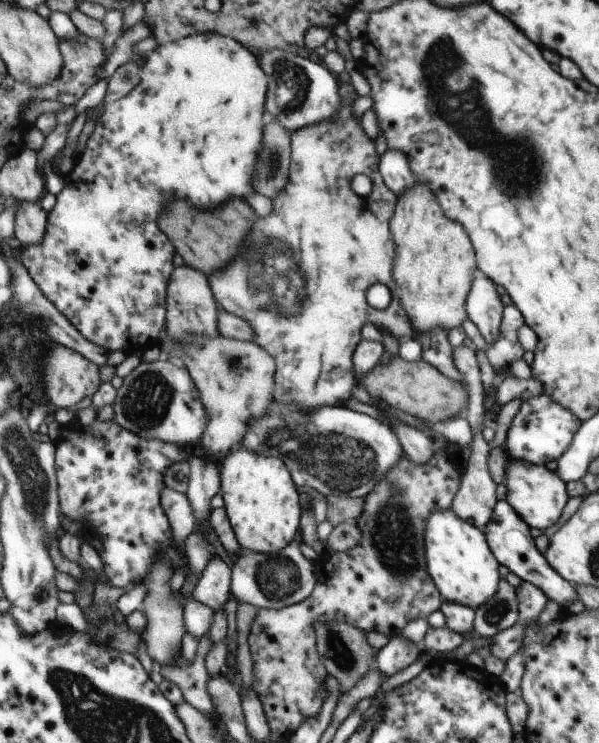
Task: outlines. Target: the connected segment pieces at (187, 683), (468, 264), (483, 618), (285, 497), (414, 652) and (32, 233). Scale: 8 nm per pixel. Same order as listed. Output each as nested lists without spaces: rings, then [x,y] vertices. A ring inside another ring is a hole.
[[[206,632],[198,641],[199,642],[197,643],[195,657],[192,663],[190,663],[189,665],[179,665],[179,664],[170,665],[167,667],[161,667],[158,670],[164,679],[168,679],[170,682],[173,682],[181,690],[181,693],[183,694],[183,697],[185,698],[186,705],[194,706],[196,710],[199,710],[202,713],[215,713],[215,712],[203,712],[205,710],[213,709],[213,706],[214,706],[212,697],[210,696],[208,692],[207,680],[209,679],[209,675],[205,668],[206,655],[208,651],[210,651],[212,646],[212,643],[209,641],[209,638],[208,638],[208,632]]]
[[[415,184],[400,198],[401,208],[397,208],[397,216],[393,216],[388,230],[393,232],[392,280],[401,309],[417,333],[461,327],[467,317],[464,303],[475,272],[471,238],[457,222],[444,216],[436,198],[424,185]]]
[[[503,578],[497,584],[496,595],[474,609],[472,631],[481,638],[492,639],[495,634],[510,628],[517,619],[515,588]]]
[[[236,446],[220,462],[221,492],[230,525],[242,548],[257,553],[282,551],[295,538],[299,500],[289,472],[279,457]]]
[[[395,635],[374,654],[374,664],[381,675],[390,677],[409,666],[420,653],[421,646]]]
[[[21,201],[15,218],[15,236],[23,246],[39,245],[45,239],[48,213],[39,202]]]

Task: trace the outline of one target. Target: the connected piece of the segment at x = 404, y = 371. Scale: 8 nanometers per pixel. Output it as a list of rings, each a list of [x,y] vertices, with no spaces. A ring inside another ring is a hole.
[[[398,356],[390,357],[385,364],[378,362],[358,378],[356,384],[363,387],[369,397],[380,401],[383,405],[427,421],[429,424],[465,413],[468,392],[464,390],[463,382],[456,382],[442,376],[432,365],[422,359],[405,362]]]

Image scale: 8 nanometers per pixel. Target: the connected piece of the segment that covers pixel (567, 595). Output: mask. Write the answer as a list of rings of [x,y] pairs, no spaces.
[[[506,500],[497,501],[494,505],[489,523],[483,528],[488,540],[489,549],[492,550],[496,562],[507,568],[511,574],[517,576],[521,581],[536,587],[548,600],[563,607],[568,602],[578,600],[577,594],[571,583],[562,580],[544,560],[534,546],[530,529],[521,521],[521,518],[511,509]]]

